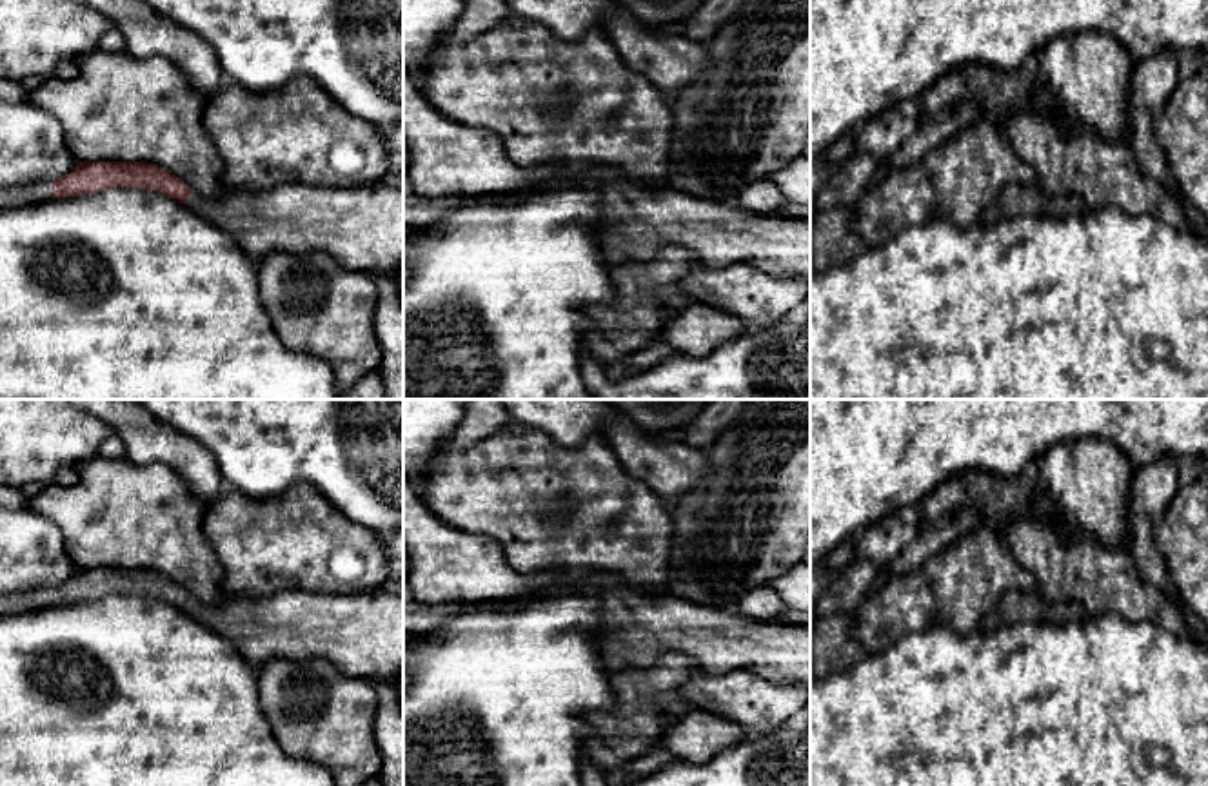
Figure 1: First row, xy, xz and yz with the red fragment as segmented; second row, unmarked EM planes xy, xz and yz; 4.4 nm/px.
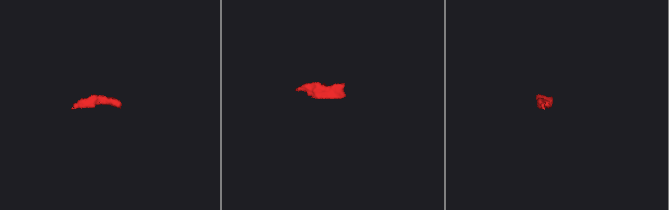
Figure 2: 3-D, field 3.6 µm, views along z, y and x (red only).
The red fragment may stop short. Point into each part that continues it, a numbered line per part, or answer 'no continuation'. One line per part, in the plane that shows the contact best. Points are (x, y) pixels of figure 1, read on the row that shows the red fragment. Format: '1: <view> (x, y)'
1: xy (20, 195)
2: xy (362, 227)

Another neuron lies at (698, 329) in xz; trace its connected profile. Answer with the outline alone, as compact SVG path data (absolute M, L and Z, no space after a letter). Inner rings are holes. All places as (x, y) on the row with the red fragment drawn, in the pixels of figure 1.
M692 300L670 319L658 338L676 352L699 358L750 330L747 321Z

